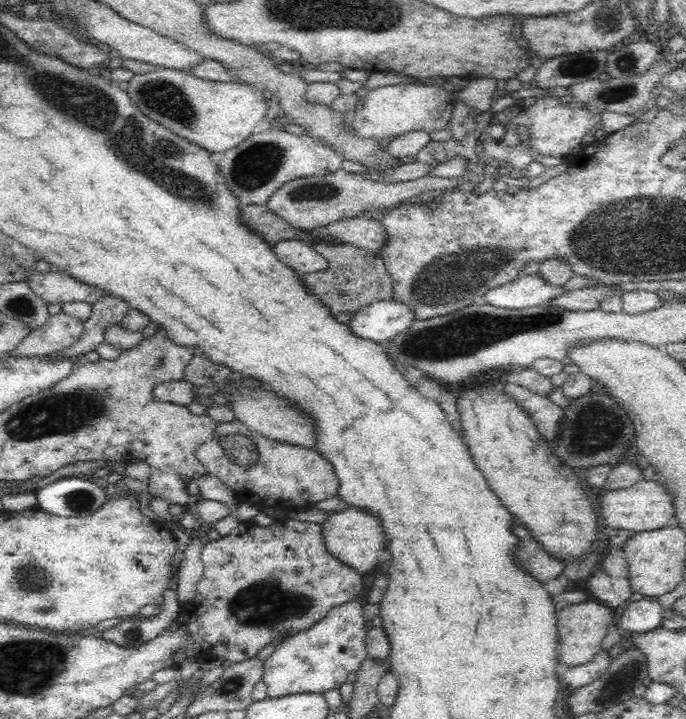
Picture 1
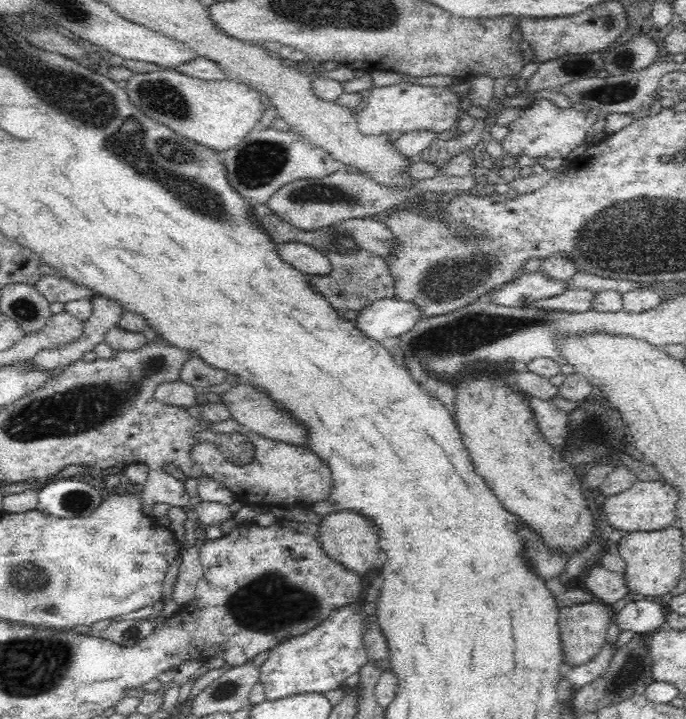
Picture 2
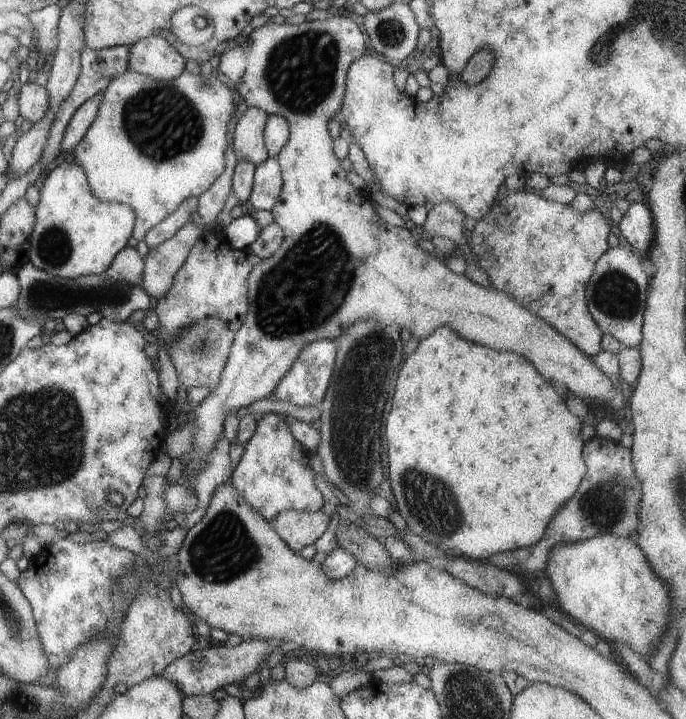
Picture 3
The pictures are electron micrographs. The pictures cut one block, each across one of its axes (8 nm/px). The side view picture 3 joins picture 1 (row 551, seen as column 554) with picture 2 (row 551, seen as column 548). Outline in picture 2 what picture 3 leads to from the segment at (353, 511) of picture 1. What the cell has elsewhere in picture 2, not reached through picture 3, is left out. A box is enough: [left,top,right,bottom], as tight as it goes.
[319,510,382,576]

